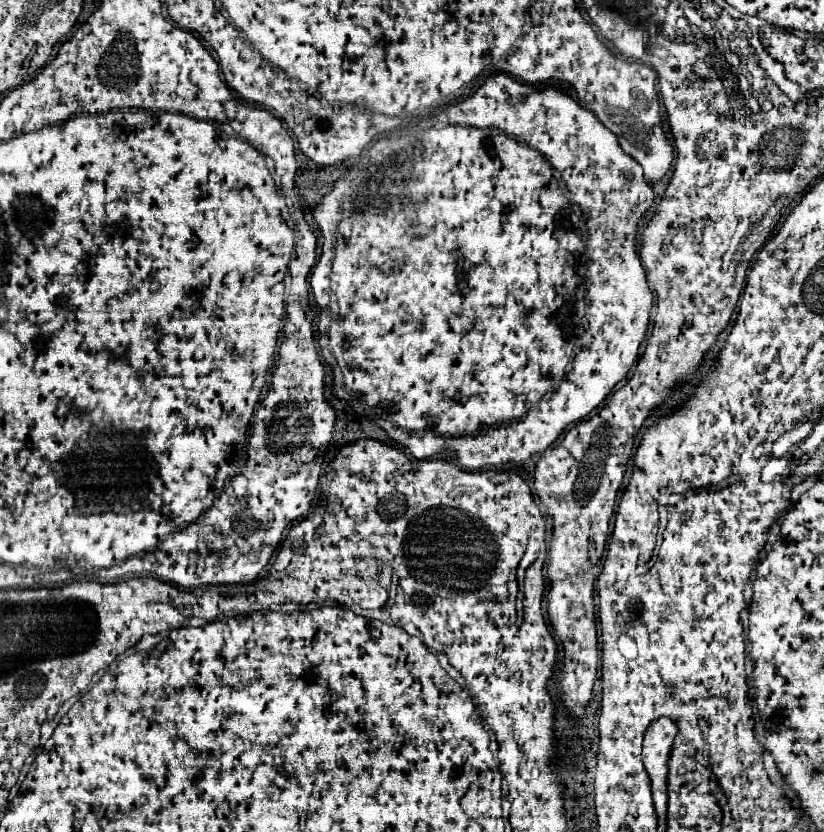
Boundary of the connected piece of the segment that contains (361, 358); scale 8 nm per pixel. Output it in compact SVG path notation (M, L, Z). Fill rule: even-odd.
M498 74L498 76L492 76L484 86L480 86L480 88L476 90L476 94L464 100L462 104L454 106L452 112L454 112L454 110L456 110L456 114L452 114L452 116L450 116L450 110L448 110L448 124L466 124L466 126L476 126L476 128L500 128L502 132L512 134L516 142L510 140L506 134L498 134L498 130L470 130L470 128L466 128L466 126L430 128L430 130L426 130L424 134L418 134L418 136L388 134L388 136L382 136L380 140L376 140L370 148L364 150L364 154L362 154L360 158L356 158L354 162L350 162L348 172L335 183L334 190L332 190L332 192L320 202L320 206L316 206L316 210L314 210L314 220L316 220L316 224L318 224L320 230L322 230L322 254L320 254L320 258L318 258L316 266L314 266L314 272L312 272L312 276L310 276L310 284L312 284L314 300L316 300L316 304L318 304L322 310L326 310L328 304L330 304L328 290L336 296L336 304L338 304L338 318L332 322L332 326L330 326L330 330L328 330L328 336L330 336L330 340L332 340L332 348L330 348L330 346L322 346L322 356L324 356L324 360L326 360L326 362L332 366L332 370L334 370L334 392L336 392L336 396L342 398L342 400L350 400L350 402L354 404L354 394L350 394L350 390L352 390L352 392L358 394L358 398L362 398L362 400L368 402L370 406L374 406L374 404L384 404L384 406L390 410L390 414L392 414L392 422L396 424L396 426L384 426L384 432L386 432L392 440L402 442L402 444L410 450L410 454L412 454L414 458L430 458L430 456L436 456L436 454L444 454L444 456L454 456L454 458L458 458L458 462L460 462L460 466L462 466L464 470L482 470L482 468L486 468L488 464L490 464L490 466L504 466L506 462L524 462L524 460L530 458L530 454L546 450L546 448L558 438L558 436L550 436L550 434L556 434L556 430L558 430L558 434L560 434L566 426L570 426L570 424L574 424L574 422L578 422L578 420L584 420L586 414L590 414L596 406L600 406L600 402L612 392L612 388L614 388L622 378L626 378L628 370L630 370L632 364L638 360L638 350L640 350L640 344L642 344L642 340L646 338L646 330L648 330L648 318L650 318L650 310L652 310L652 292L650 292L650 288L648 288L648 284L646 284L644 268L642 268L640 258L638 258L638 252L636 252L636 226L640 224L644 212L652 206L652 202L654 202L654 192L652 192L652 186L644 180L642 168L638 166L638 162L634 162L634 158L630 158L630 156L620 148L620 144L618 144L618 140L614 138L614 134L612 134L610 130L606 130L606 126L602 126L602 124L598 122L598 118L594 116L594 112L582 108L576 100L572 100L570 96L562 94L562 92L556 90L556 88L536 88L536 86L526 84L526 82L520 82L520 80L512 78L512 76ZM542 156L548 156L548 162L550 162L552 170L554 170L554 172L558 174L558 178L568 186L568 192L570 192L571 196L569 197L570 200L566 198L566 188L564 188L560 182L552 180L552 170L550 170L550 166L546 166L546 160L544 160ZM342 203L344 203L344 214L356 214L356 216L346 216L346 218L340 222L340 206ZM576 346L578 346L576 364L574 364L574 368L566 374L566 366L568 366L568 362L572 360ZM546 392L552 392L552 394L550 394L548 398L540 400ZM512 420L516 420L514 426L504 424L504 422L512 422ZM428 428L434 430L434 432L438 432L438 434L450 434L450 436L446 438L446 436L438 436L438 434L434 434L434 432L428 432L428 434L424 434L424 436L414 434L414 432L422 432L422 430L428 430Z

